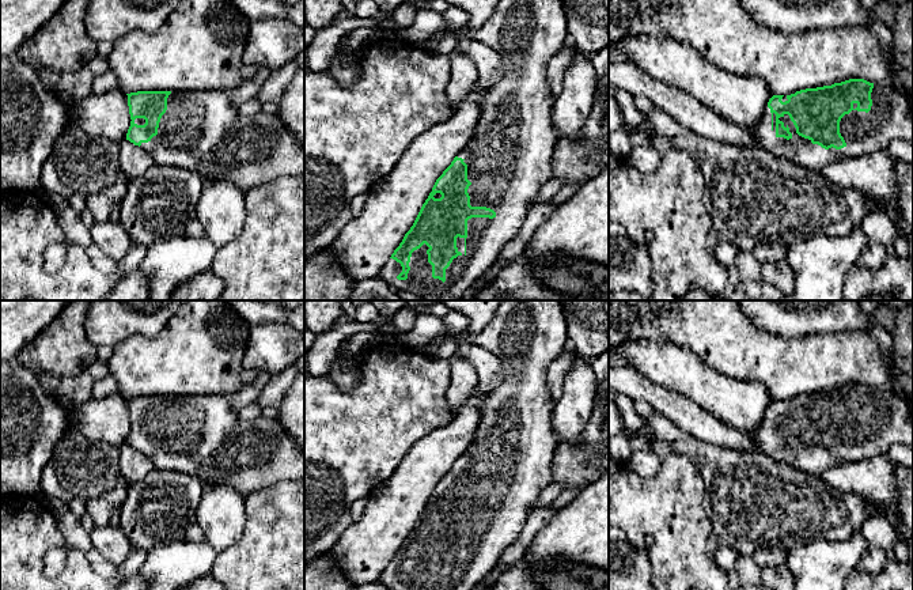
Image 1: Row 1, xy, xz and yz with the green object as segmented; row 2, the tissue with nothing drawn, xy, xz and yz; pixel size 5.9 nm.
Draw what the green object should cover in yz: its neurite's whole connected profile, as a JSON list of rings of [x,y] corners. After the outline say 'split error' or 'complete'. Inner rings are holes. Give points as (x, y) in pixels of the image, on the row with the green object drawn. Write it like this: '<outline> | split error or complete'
[[[849,79],[791,95],[773,95],[758,124],[749,129],[758,148],[818,171],[838,159],[886,150],[893,140],[913,144],[912,110],[909,98],[898,88]]] | split error

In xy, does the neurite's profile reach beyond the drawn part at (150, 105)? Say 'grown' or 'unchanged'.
grown

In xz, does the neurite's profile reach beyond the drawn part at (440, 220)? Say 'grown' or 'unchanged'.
grown

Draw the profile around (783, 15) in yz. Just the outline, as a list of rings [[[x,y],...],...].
[[[739,0],[761,26],[777,31],[803,31],[844,26],[870,27],[860,0]]]

